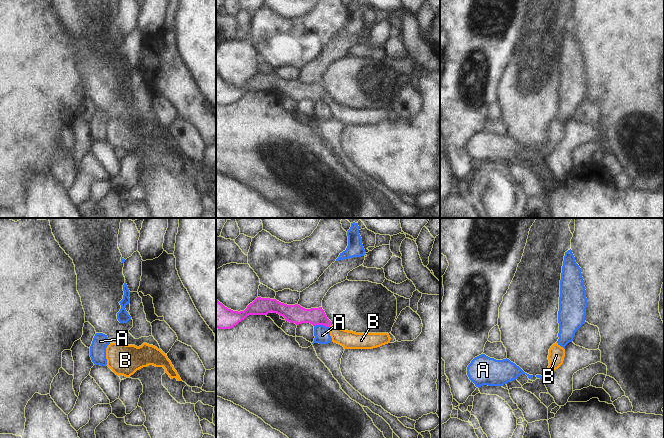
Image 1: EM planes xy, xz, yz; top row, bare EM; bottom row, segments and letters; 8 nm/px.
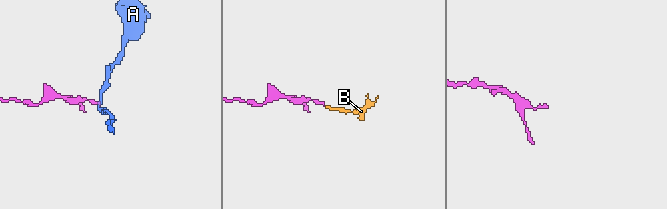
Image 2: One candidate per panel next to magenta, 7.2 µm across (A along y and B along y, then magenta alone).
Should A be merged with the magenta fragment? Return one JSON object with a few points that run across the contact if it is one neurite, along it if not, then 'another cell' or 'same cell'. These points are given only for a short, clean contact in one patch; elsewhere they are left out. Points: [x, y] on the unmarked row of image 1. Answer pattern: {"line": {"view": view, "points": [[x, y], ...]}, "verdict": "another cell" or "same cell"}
{"line": {"view": "xz", "points": [[314, 101], [325, 101], [328, 103]]}, "verdict": "another cell"}

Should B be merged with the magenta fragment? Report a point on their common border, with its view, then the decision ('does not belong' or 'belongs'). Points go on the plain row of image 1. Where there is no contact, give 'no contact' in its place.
xz (330, 101) | belongs

